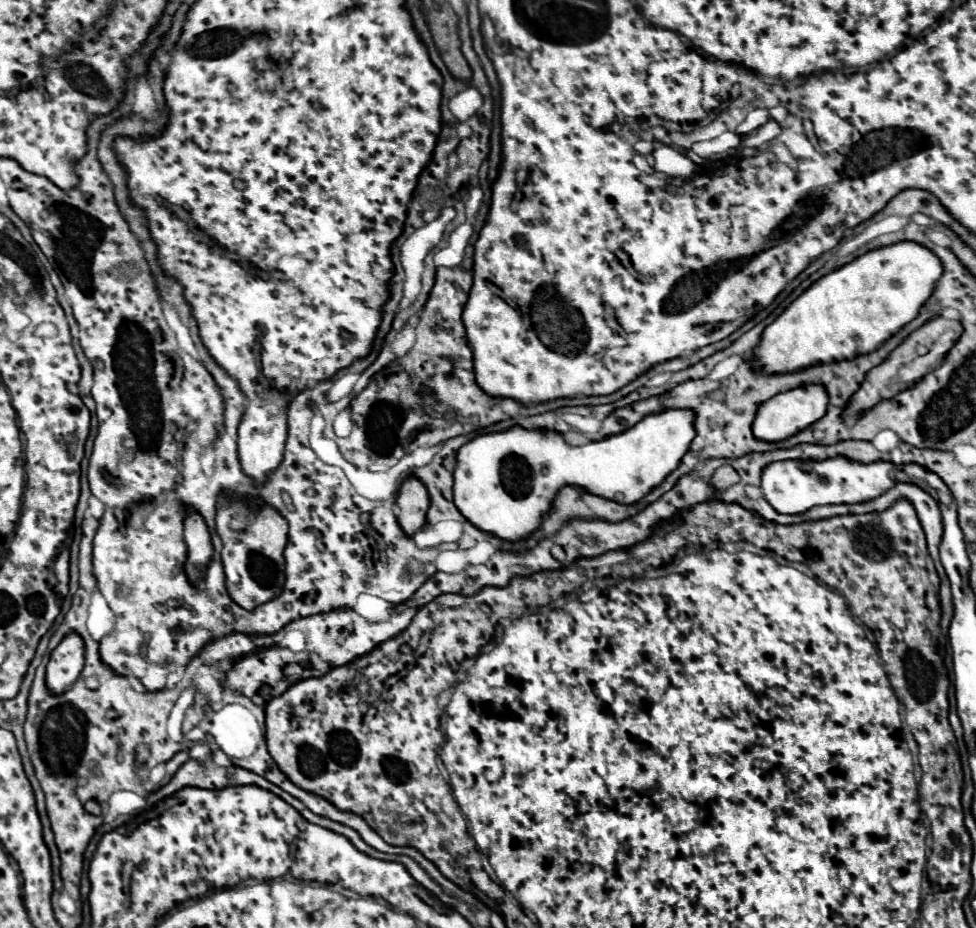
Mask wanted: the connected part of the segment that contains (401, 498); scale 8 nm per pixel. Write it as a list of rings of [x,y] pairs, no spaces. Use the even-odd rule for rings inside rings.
[[[410,475],[402,481],[398,489],[396,505],[398,505],[396,513],[398,513],[400,527],[408,535],[414,535],[414,531],[422,529],[426,523],[426,511],[430,507],[428,489],[424,487],[422,481],[418,481],[418,477]]]

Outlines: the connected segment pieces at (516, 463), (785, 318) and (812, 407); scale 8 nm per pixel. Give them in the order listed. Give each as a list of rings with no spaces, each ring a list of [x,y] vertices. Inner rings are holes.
[[[664,409],[662,413],[646,415],[642,421],[622,433],[610,435],[600,441],[590,441],[582,447],[568,445],[564,441],[564,435],[558,431],[524,429],[518,425],[506,431],[478,435],[458,449],[454,469],[454,503],[472,525],[508,541],[524,539],[530,535],[530,531],[538,529],[538,525],[542,523],[542,515],[550,511],[556,491],[564,485],[578,485],[594,495],[618,503],[636,503],[678,467],[680,459],[694,439],[694,419],[696,417],[692,409]]]
[[[898,241],[856,257],[854,261],[814,281],[796,301],[784,309],[784,313],[774,323],[764,329],[762,341],[754,349],[756,367],[760,367],[762,373],[794,373],[816,363],[832,363],[852,359],[862,353],[872,353],[886,339],[898,333],[904,323],[910,323],[918,315],[942,273],[942,261],[930,249],[914,241]]]
[[[802,385],[796,389],[790,389],[790,393],[778,393],[778,397],[772,397],[770,401],[764,401],[758,409],[758,415],[754,419],[754,435],[764,441],[782,441],[790,435],[810,427],[814,421],[826,415],[828,407],[828,393],[822,389],[822,385]]]

